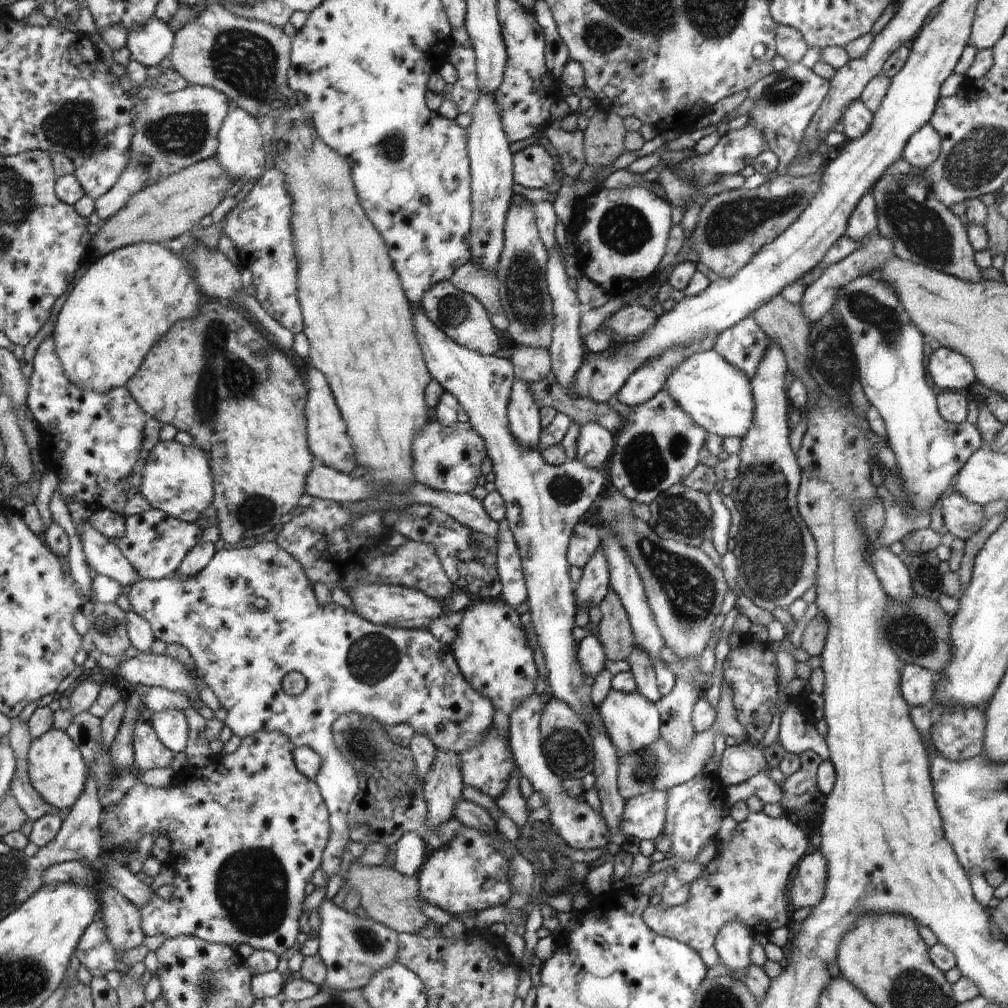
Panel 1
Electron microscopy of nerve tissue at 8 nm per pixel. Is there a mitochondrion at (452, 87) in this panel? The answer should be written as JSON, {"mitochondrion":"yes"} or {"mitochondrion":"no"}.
{"mitochondrion":"no"}

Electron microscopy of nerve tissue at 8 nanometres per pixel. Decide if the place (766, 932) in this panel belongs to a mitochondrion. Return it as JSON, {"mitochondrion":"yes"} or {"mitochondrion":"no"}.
{"mitochondrion":"no"}

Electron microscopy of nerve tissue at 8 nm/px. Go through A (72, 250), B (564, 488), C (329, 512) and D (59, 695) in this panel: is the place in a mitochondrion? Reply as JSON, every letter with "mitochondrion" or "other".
{"A":"other","B":"mitochondrion","C":"other","D":"other"}

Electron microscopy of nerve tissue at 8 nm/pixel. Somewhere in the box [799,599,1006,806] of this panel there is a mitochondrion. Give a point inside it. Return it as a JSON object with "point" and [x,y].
{"point":[912,634]}

